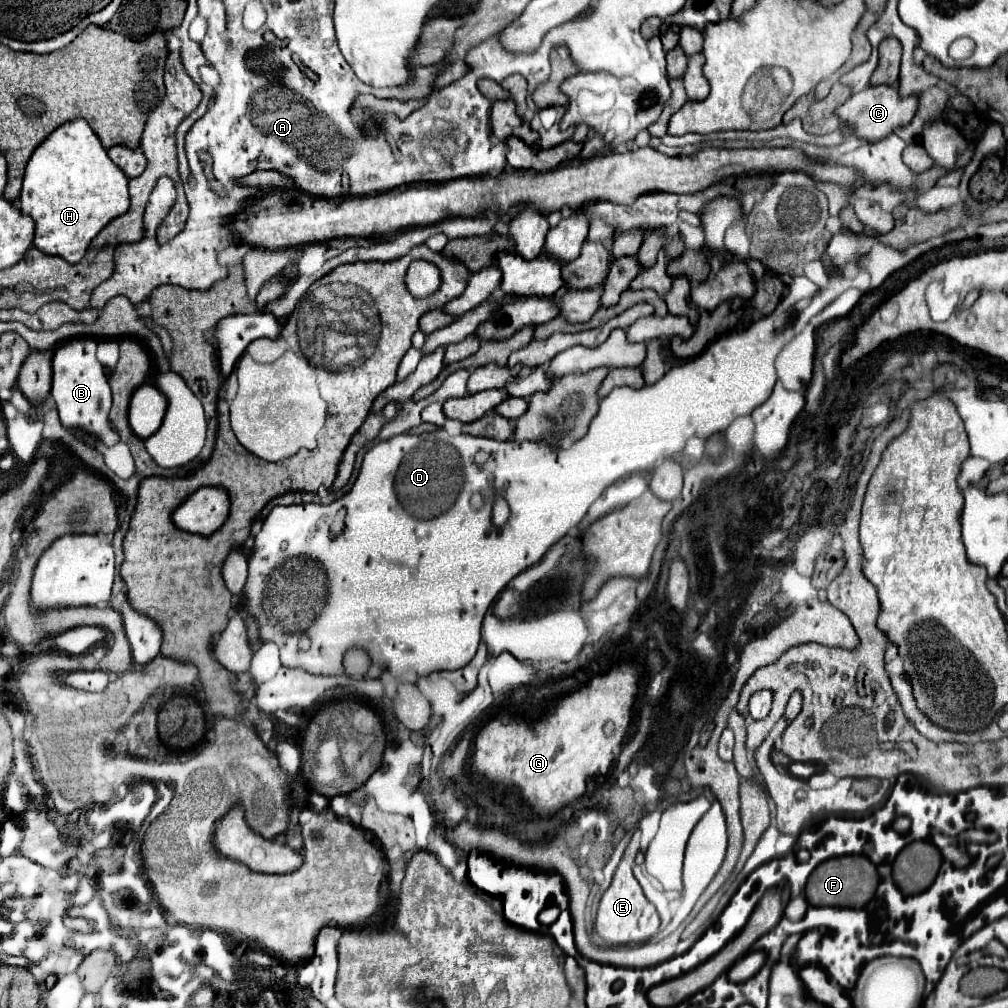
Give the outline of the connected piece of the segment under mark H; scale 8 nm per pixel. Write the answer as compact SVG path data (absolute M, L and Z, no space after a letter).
M85 119L59 125L31 155L23 191L21 211L35 221L33 245L47 255L79 263L93 237L115 217L129 209L129 177L109 159L99 137Z

